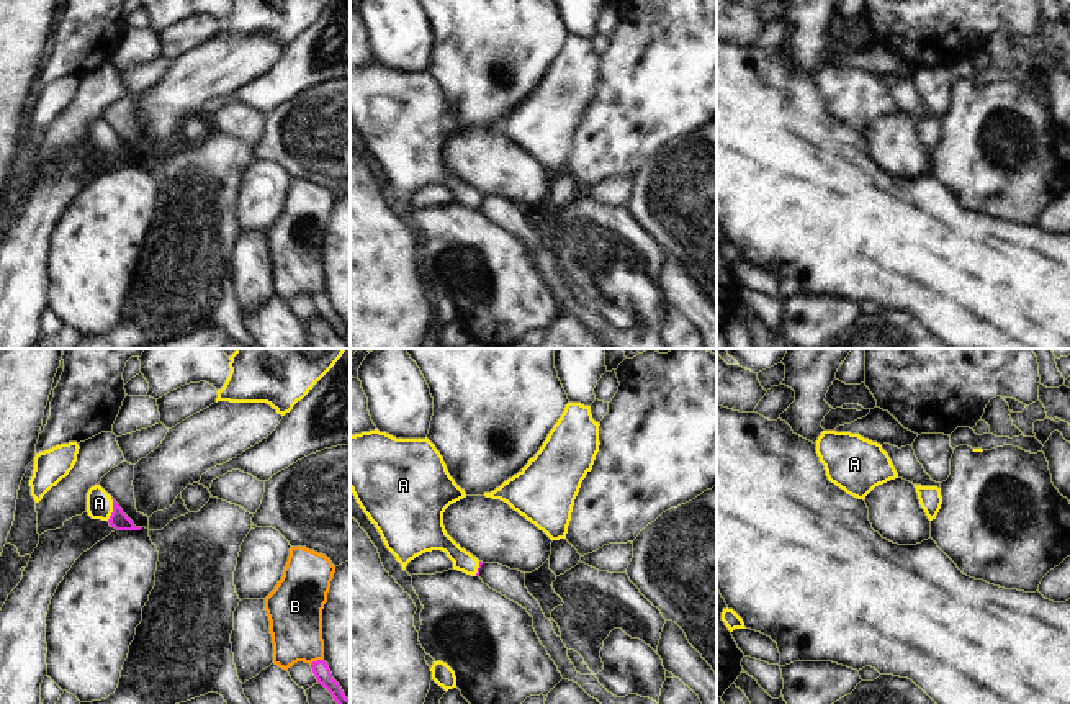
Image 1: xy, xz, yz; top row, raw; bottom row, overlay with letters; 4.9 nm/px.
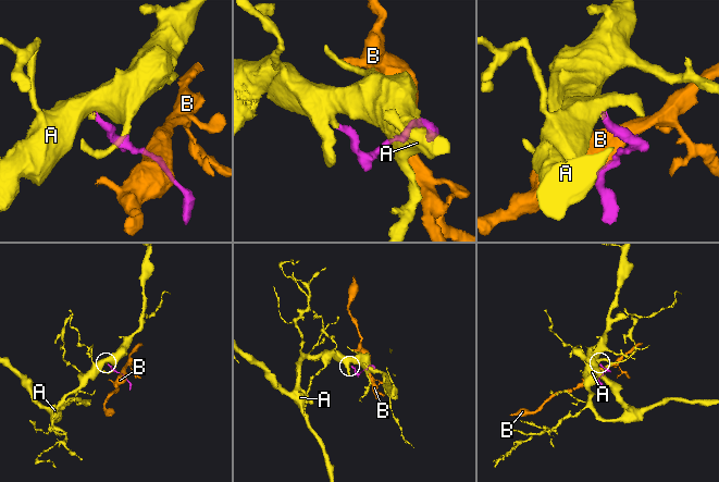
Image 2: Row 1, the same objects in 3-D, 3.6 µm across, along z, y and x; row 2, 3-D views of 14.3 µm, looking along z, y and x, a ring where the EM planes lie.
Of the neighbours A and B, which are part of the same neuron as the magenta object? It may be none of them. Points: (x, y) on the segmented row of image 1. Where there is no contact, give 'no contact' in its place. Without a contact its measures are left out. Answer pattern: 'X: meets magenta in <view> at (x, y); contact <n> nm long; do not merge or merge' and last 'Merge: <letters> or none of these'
A: meets magenta in xy at (113, 509); contact 110 nm long; merge
B: meets magenta in xy at (318, 660); contact 80 nm long; do not merge
Merge: A

